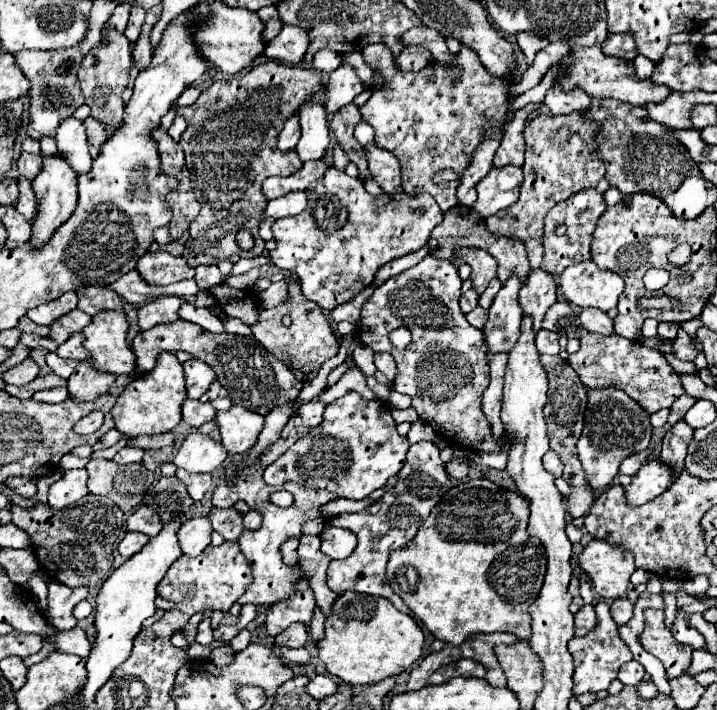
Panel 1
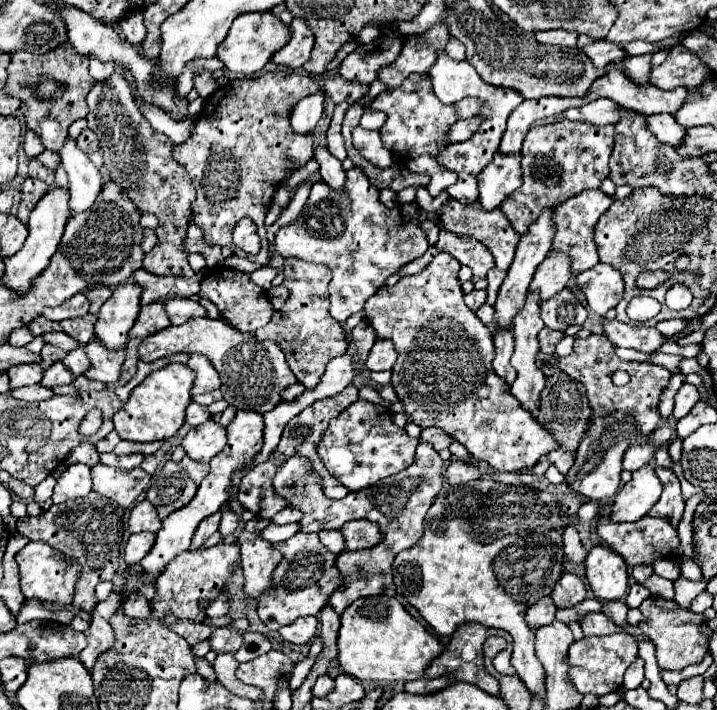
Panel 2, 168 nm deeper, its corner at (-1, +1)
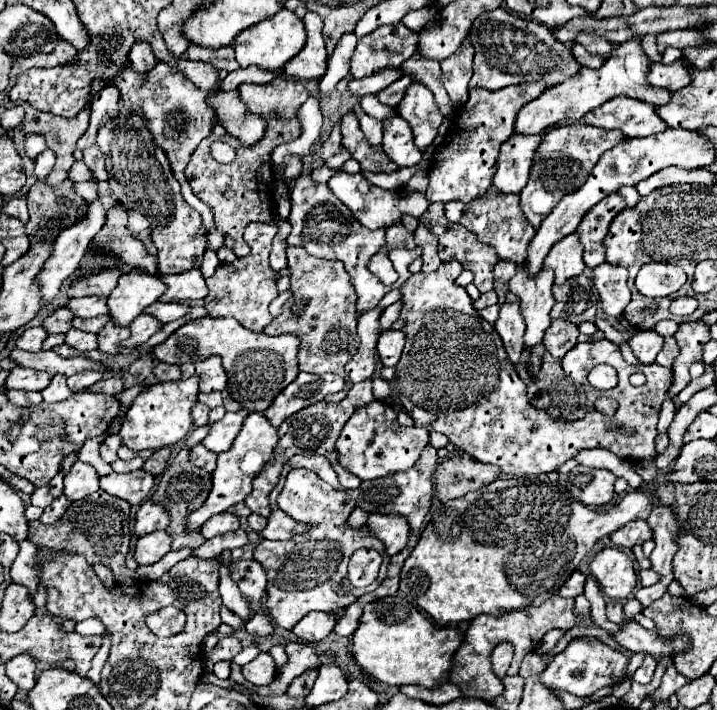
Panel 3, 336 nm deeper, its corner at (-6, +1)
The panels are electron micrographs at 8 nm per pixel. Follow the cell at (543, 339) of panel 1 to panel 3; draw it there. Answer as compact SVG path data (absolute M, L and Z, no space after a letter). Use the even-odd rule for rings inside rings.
M552 320L550 328L546 330L544 334L544 340L542 344L546 346L546 350L556 358L556 360L562 360L564 354L568 350L574 348L574 344L578 342L578 326L574 326L572 322L566 322L566 320Z

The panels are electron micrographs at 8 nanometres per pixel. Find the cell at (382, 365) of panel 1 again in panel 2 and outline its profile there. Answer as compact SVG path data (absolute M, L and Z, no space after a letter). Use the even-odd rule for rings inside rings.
M377 340L369 352L367 368L369 370L391 370L397 360L397 352L391 340Z

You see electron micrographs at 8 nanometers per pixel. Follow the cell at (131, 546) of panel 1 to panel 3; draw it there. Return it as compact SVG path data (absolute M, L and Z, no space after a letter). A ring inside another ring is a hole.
M166 530L146 534L146 536L138 538L138 542L136 542L134 560L138 564L146 564L146 566L154 564L154 562L158 562L160 558L164 558L170 552L170 544L172 544L172 538L168 536Z

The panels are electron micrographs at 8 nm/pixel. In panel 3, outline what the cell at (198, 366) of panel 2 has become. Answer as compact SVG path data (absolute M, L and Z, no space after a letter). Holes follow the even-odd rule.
M210 356L202 362L188 362L180 366L182 378L198 376L200 392L214 392L226 388L226 372L222 370L222 360L218 356Z

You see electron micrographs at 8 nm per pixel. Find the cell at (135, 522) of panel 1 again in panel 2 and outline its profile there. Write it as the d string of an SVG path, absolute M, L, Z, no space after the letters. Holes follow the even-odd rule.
M141 500L133 506L131 516L129 516L129 530L131 532L157 532L161 528L161 520L157 516L157 510L153 504L149 504L147 500Z

